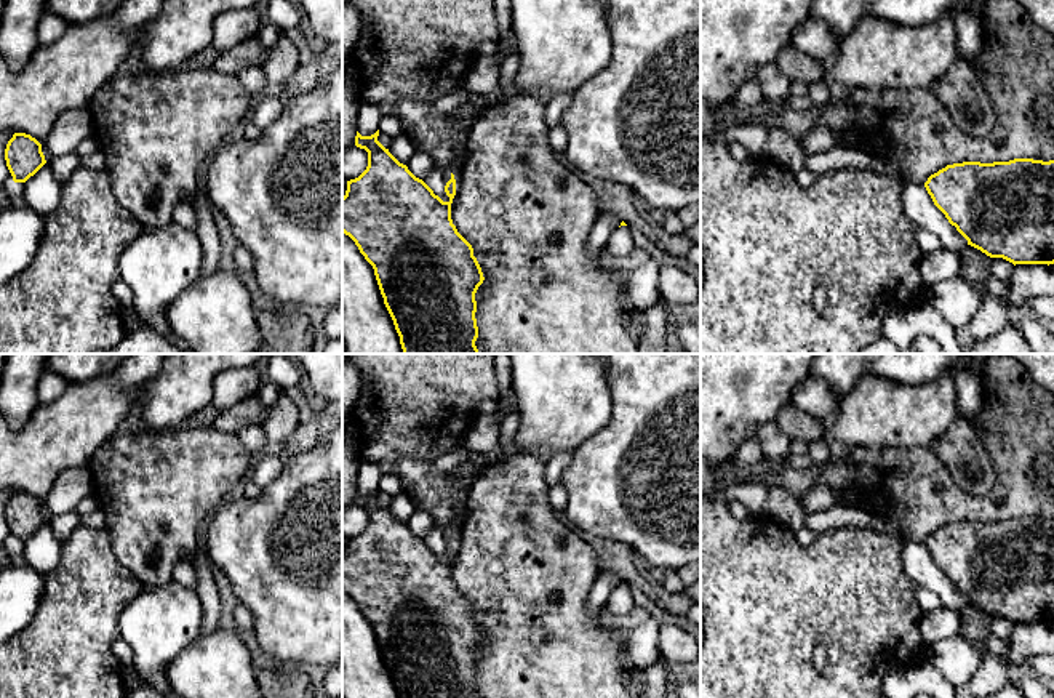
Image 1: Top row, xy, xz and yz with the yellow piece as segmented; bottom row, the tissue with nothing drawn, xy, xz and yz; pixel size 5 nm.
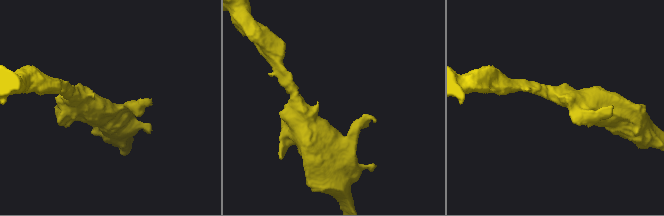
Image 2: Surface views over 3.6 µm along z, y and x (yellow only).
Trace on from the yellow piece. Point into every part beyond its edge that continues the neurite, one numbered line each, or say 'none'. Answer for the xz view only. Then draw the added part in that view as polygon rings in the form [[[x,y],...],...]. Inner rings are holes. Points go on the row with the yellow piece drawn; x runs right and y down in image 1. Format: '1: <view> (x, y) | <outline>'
1: xz (455, 170) | [[[448,166],[443,171],[443,178],[445,178],[445,183],[448,183],[451,178],[456,179],[456,194],[457,194],[461,189],[461,168],[459,166]]]

